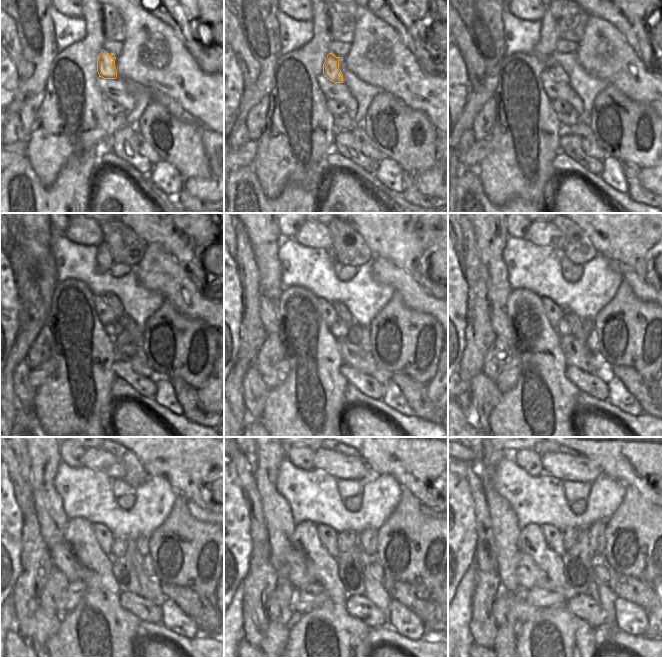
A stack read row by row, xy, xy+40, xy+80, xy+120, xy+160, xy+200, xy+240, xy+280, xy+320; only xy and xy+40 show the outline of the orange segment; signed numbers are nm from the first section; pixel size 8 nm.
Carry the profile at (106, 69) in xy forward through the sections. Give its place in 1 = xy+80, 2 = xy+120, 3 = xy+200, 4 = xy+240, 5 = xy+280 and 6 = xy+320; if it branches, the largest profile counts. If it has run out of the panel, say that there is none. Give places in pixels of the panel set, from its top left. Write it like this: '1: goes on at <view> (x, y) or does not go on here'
1: goes on at xy+80 (556, 71)
2: goes on at xy+120 (111, 299)
3: goes on at xy+200 (575, 322)
4: goes on at xy+240 (150, 588)
5: goes on at xy+280 (374, 590)
6: goes on at xy+320 (599, 591)

